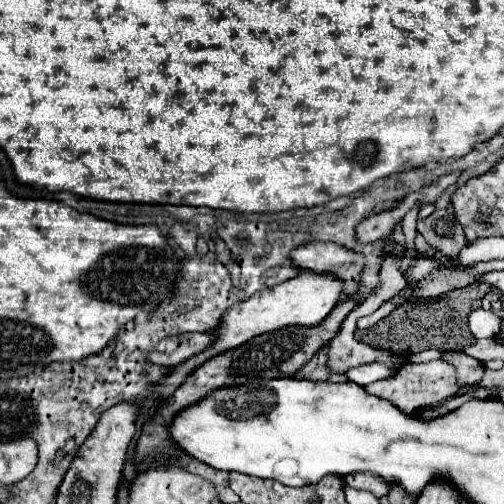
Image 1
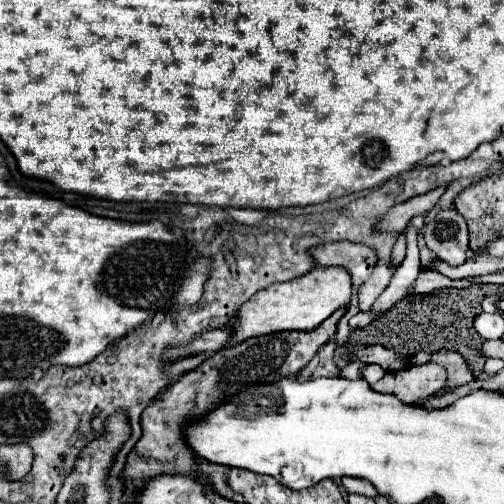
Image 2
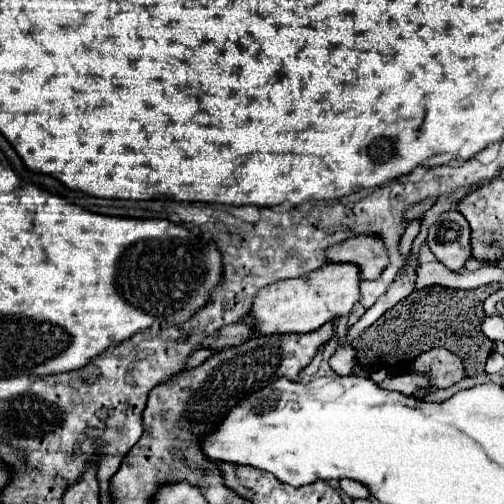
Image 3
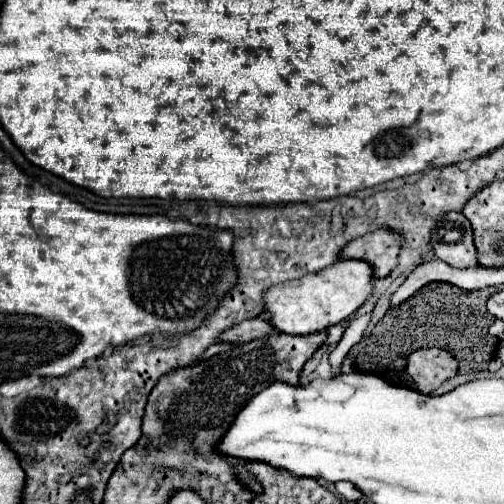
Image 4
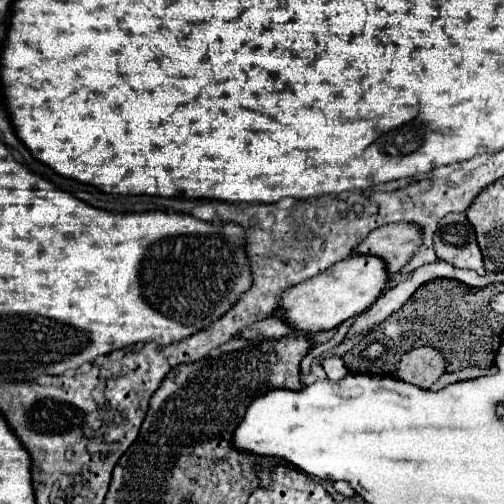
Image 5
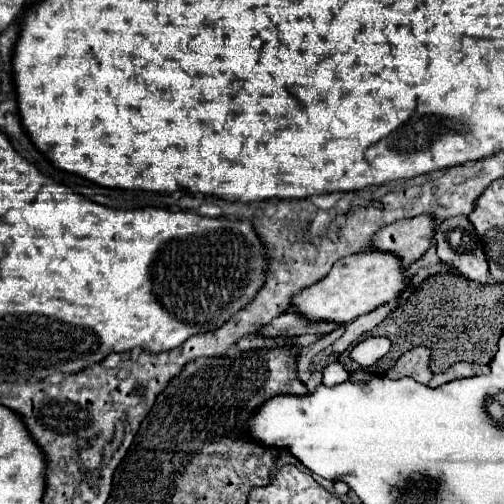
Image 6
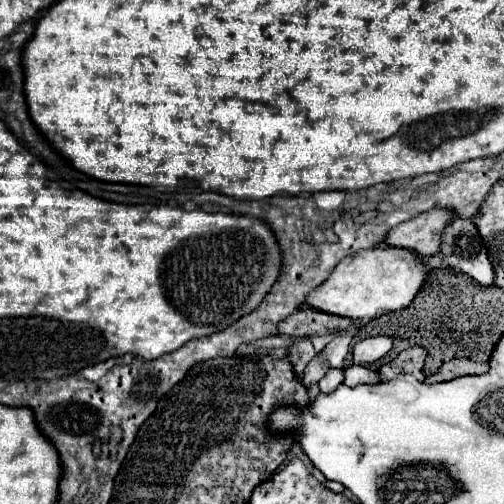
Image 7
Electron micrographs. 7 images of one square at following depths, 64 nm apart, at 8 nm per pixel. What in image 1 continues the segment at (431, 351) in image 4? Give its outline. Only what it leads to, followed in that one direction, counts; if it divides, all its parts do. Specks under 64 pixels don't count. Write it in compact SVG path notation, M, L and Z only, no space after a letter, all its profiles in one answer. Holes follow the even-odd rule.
M444 352L442 358L448 360L458 370L458 384L462 388L476 386L486 372L486 366L480 360L470 358L464 352Z

